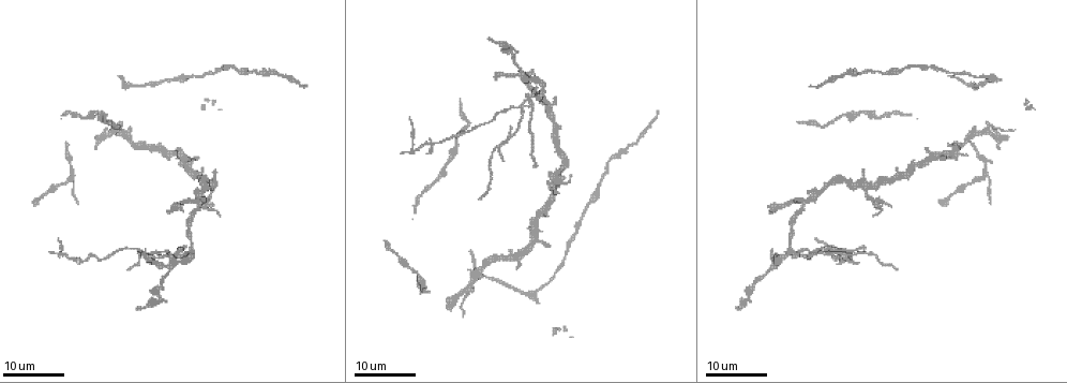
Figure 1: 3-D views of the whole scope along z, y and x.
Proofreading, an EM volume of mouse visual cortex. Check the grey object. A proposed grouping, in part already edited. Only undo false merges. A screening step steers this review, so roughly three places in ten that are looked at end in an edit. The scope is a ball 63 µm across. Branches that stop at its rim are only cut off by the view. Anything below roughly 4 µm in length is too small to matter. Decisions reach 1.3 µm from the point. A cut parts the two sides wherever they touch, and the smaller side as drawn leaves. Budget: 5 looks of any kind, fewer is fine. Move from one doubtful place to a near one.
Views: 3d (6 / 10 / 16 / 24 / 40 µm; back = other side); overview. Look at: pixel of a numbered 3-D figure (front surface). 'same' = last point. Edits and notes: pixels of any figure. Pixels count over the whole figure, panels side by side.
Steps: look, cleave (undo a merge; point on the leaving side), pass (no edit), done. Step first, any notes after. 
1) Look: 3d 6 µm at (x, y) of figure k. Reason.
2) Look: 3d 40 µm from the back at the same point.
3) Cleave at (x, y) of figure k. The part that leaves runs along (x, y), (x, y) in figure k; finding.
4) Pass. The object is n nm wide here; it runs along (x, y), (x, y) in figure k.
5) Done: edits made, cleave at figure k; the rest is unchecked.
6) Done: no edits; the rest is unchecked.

Look: 3d 16 µm at (865, 192) of figure 1.

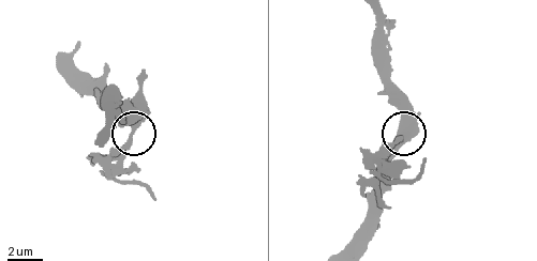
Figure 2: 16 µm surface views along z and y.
Look: 3d 10 µm at (133, 132) of figure 2.

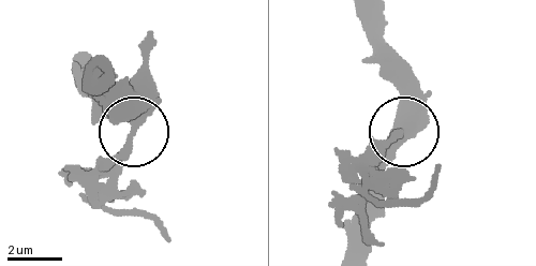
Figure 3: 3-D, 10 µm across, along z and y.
Look: 3d 6 µm at (403, 131) of figure 3.

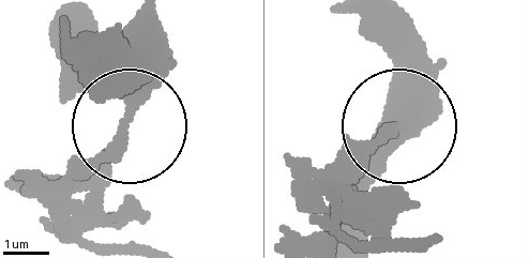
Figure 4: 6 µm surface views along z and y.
Cleave at (91, 172) of figure 4. The part that leaves runs along (119, 133), (88, 186), (134, 240) in figure 4; two neurons meet here.

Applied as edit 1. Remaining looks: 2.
Look: 3d 16 µm at (846, 113) of figure 1. Sudden change in width.

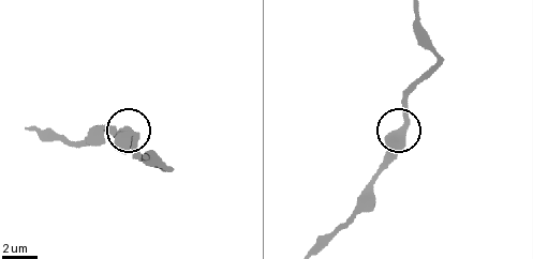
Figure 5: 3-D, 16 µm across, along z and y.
Look: 3d 10 µm at (123, 136) of figure 5.

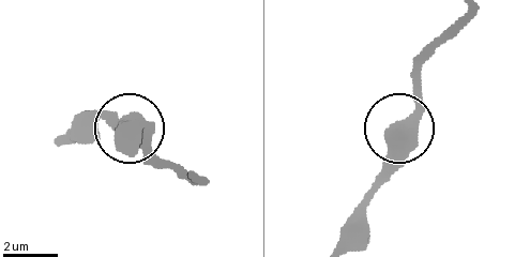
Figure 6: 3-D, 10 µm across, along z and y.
Pass. The object is 520 nm wide here; continuous, no second neuron.

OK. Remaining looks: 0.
Done: edits made, cleave at figure 4; the rest is unchecked.

